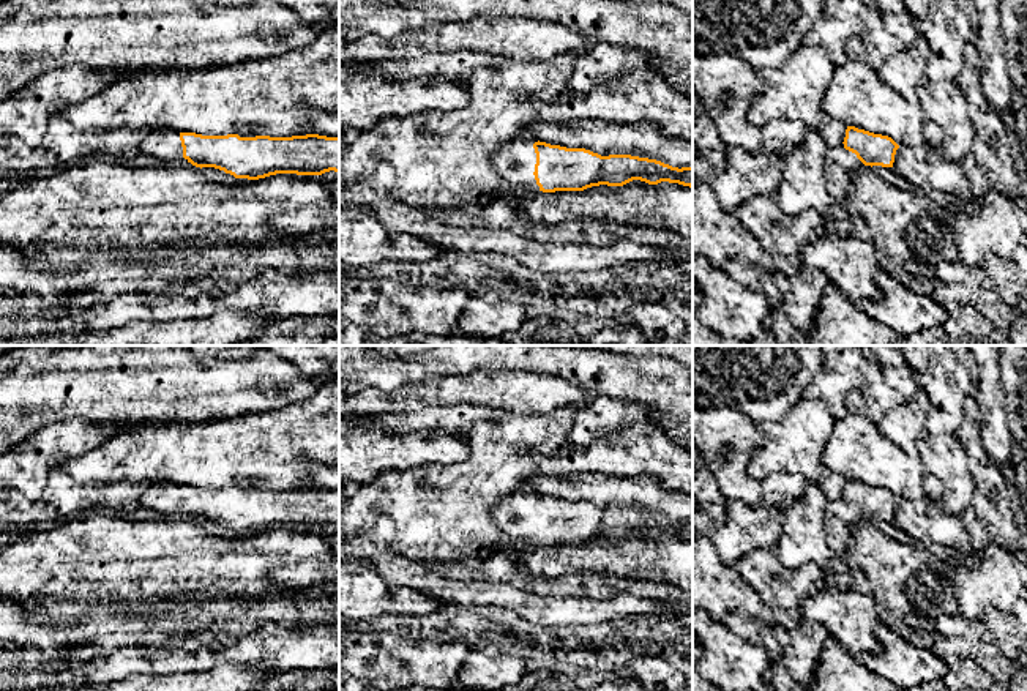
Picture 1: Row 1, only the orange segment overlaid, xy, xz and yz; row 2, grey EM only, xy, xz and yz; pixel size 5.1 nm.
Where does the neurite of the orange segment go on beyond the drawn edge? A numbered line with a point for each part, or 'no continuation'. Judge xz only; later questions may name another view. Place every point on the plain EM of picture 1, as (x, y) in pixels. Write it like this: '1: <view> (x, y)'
1: xz (515, 516)

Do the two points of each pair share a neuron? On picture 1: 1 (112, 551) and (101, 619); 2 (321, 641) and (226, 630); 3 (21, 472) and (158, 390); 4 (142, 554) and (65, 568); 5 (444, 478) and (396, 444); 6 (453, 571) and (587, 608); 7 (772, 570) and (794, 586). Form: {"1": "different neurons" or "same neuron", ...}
{"1": "different neurons", "2": "different neurons", "3": "different neurons", "4": "same neuron", "5": "different neurons", "6": "different neurons", "7": "same neuron"}

